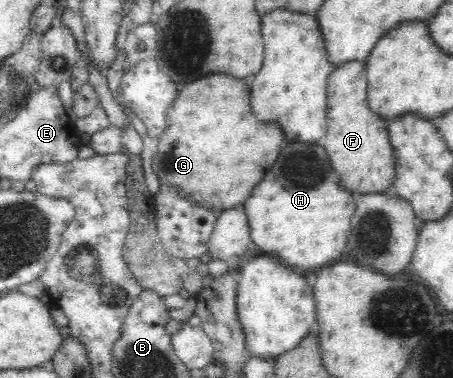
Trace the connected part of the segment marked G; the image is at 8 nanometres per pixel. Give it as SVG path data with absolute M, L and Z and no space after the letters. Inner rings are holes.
M205 76L182 87L172 105L165 110L165 126L155 138L157 148L151 156L151 172L162 188L170 190L175 197L181 197L181 201L195 209L216 214L237 209L253 194L253 188L271 171L279 158L279 146L283 144L281 134L277 134L277 130L269 130L269 126L257 126L253 122L249 92L243 84L245 80L237 86L235 80Z

